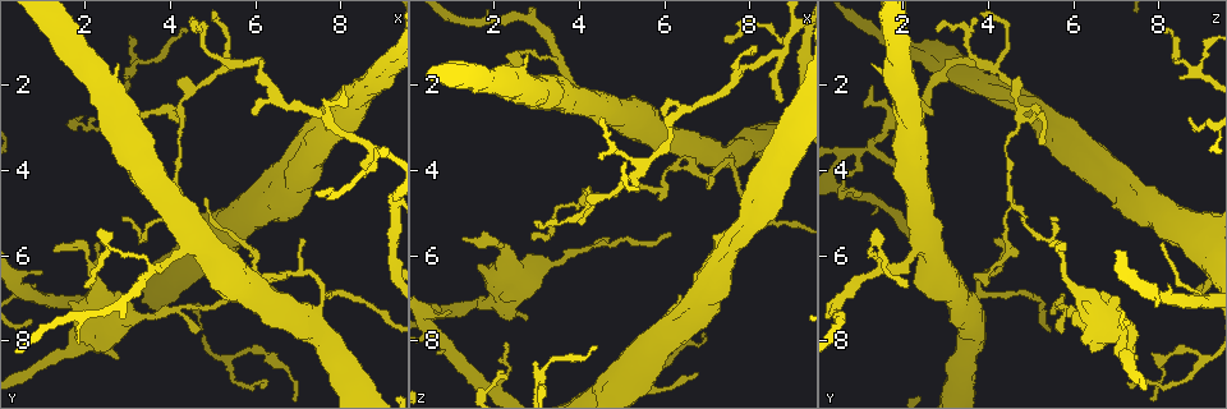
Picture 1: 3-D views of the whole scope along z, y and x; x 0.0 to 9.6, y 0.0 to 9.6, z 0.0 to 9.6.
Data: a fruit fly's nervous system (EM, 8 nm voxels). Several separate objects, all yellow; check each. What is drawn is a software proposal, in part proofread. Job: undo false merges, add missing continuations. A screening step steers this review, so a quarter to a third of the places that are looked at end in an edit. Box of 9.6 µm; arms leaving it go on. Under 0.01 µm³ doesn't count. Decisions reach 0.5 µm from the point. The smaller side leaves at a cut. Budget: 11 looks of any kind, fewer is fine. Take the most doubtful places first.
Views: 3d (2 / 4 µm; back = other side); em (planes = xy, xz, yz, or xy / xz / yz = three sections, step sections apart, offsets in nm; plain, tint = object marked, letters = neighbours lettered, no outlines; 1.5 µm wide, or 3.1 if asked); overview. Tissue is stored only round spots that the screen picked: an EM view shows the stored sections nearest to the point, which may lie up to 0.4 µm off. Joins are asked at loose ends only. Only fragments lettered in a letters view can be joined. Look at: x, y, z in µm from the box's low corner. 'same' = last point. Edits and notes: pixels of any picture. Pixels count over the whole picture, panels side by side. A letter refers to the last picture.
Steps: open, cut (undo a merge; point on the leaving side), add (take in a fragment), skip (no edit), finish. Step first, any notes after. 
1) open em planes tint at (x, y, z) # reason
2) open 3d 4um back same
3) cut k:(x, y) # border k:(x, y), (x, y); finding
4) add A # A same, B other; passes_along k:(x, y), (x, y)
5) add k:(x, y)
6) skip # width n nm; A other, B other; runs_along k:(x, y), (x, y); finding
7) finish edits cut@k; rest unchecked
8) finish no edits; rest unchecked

open 3d 4um back at (2.75, 8.40, 7.40) # free end

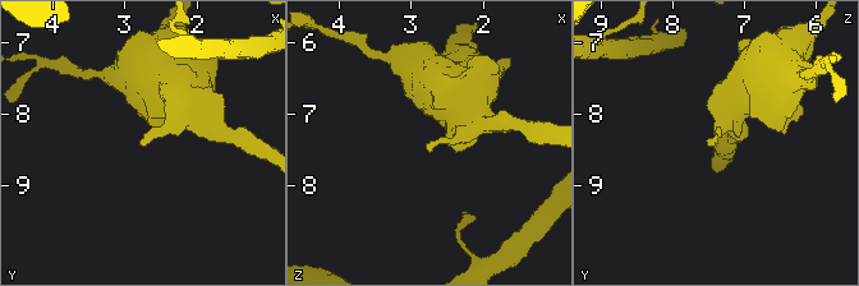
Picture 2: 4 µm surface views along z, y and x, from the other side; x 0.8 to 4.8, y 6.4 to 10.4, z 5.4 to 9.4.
open em planes tint at (2.75, 8.40, 7.50)

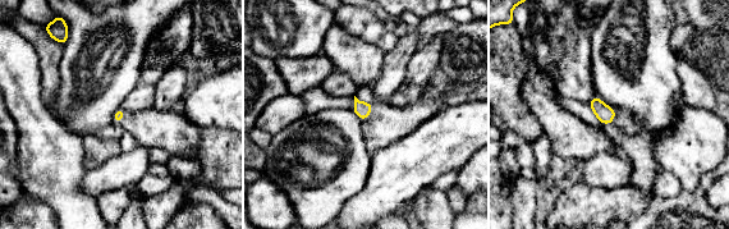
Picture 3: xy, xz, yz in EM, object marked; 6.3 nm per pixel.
open em planes letters same

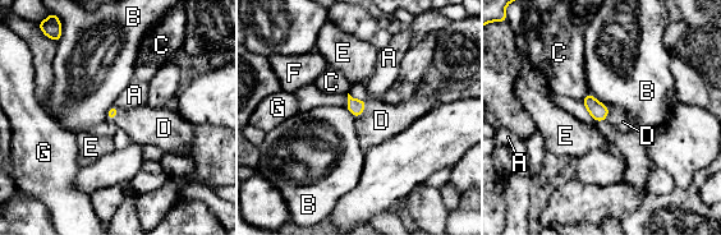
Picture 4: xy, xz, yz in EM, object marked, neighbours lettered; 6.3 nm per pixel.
add D # A other, B other, C other, D same, E other, F other, G other; the neuron continues

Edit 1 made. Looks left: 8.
open overview # see it whole again

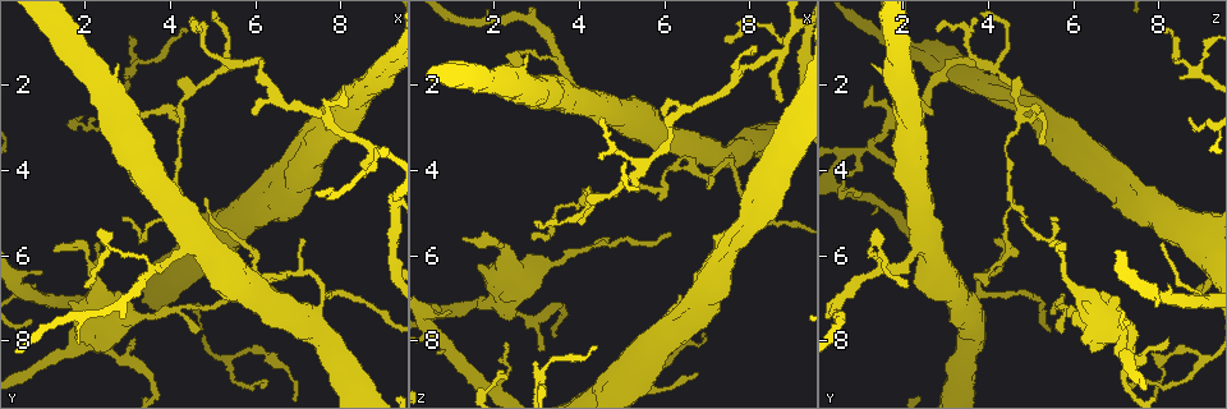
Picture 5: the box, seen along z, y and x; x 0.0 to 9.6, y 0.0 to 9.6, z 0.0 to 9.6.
open 3d 2um at (8.85, 3.55, 0.95) # four arms meet

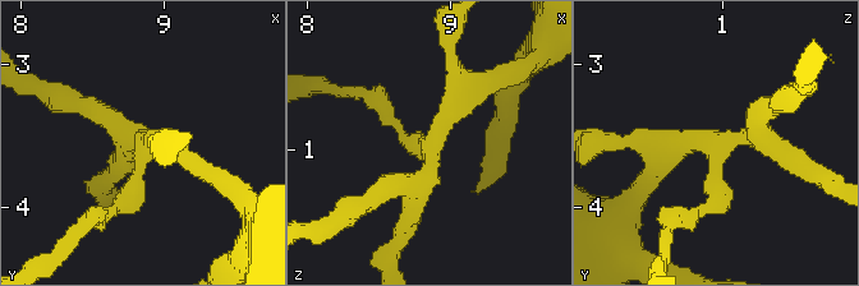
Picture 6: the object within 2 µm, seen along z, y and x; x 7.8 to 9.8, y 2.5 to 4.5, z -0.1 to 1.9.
open em planes letters at (8.90, 3.56, 0.94) # arms 4; need the tissue

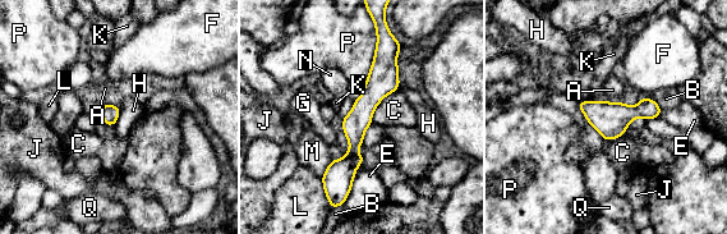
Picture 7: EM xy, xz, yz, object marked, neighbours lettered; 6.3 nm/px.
skip # longest_contact P 360 nm; A other, B other, C other, E other, F other, G other, H other, J other, K other, L other, M other, N other, P other, Q other; all the same neuron

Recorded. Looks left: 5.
open em planes letters at (7.05, 5.65, 4.05) # tapers out

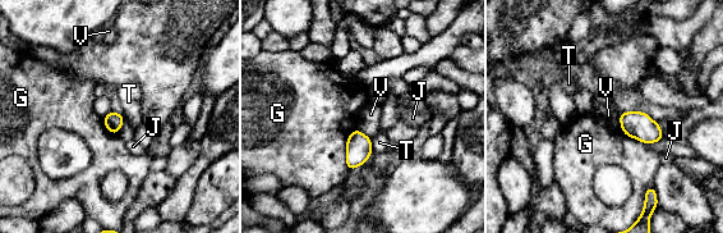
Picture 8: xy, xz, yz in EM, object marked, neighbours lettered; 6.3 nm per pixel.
skip # G other, J other, T other, V other; border 8:(354, 128), (346, 142), (349, 170); no lettered fragment goes on from it

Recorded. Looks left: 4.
finish edits add@4; rest unchecked

